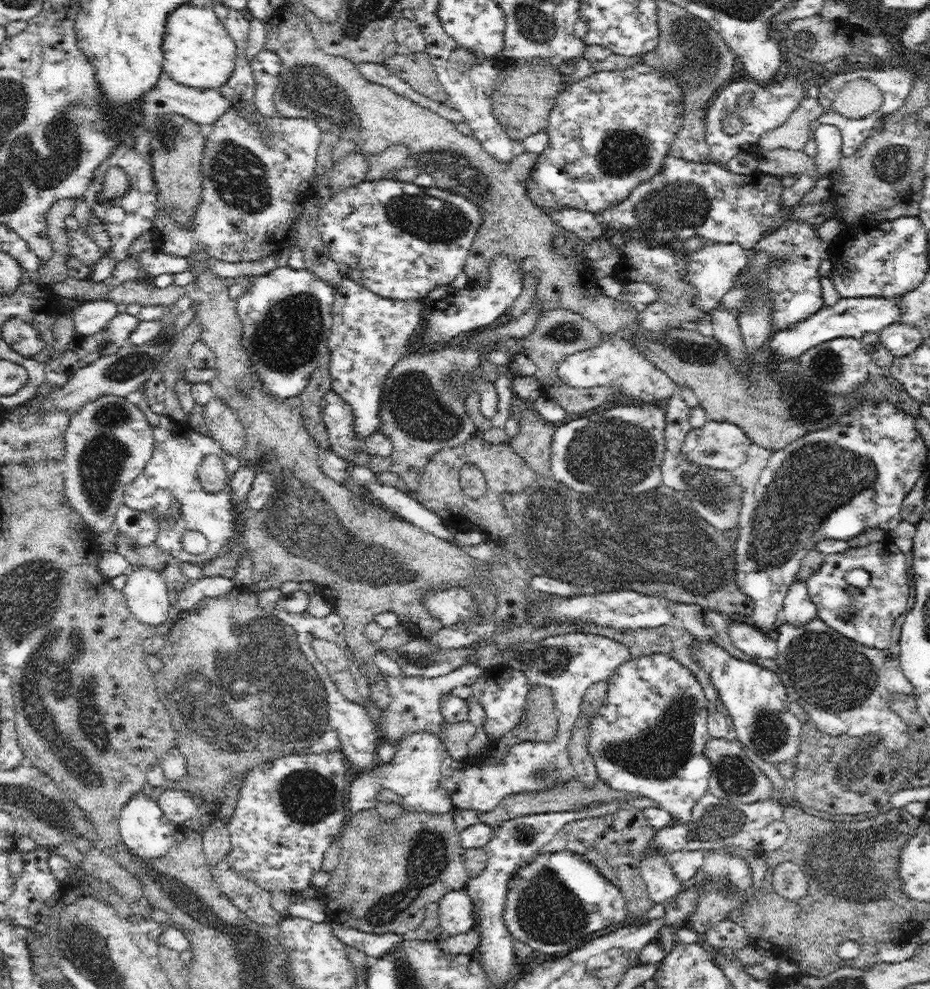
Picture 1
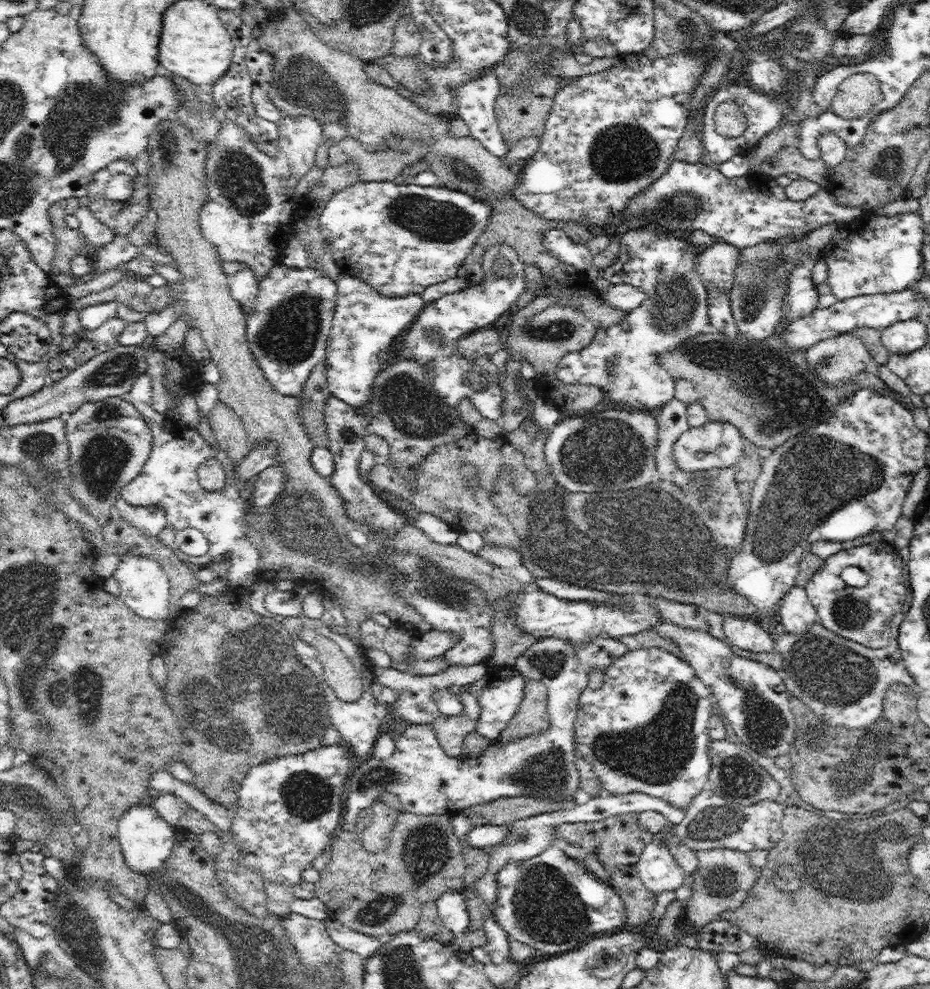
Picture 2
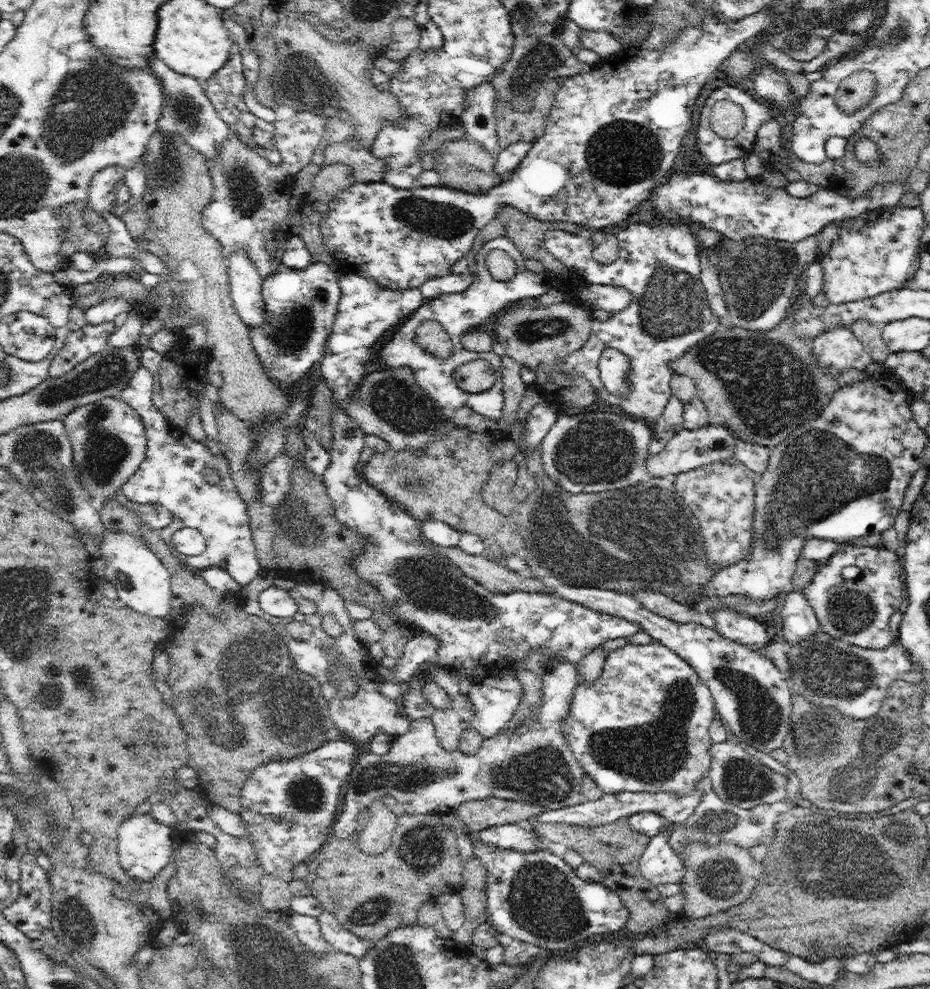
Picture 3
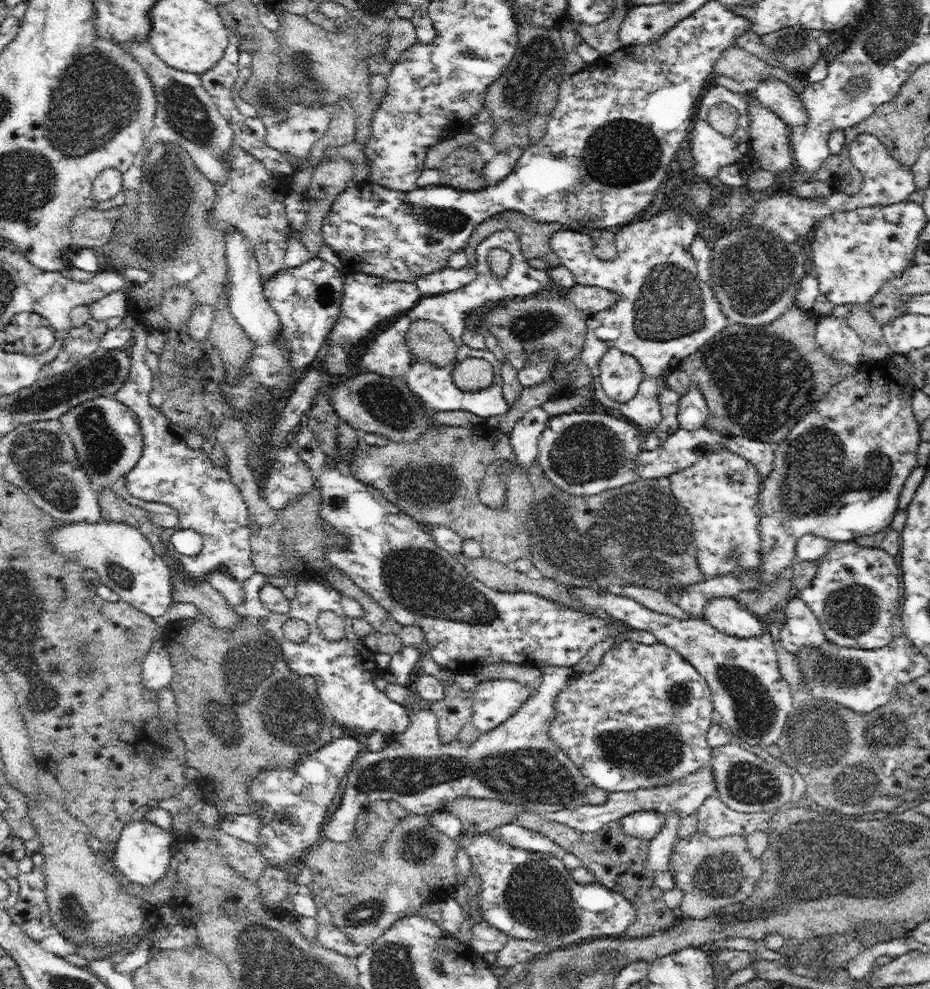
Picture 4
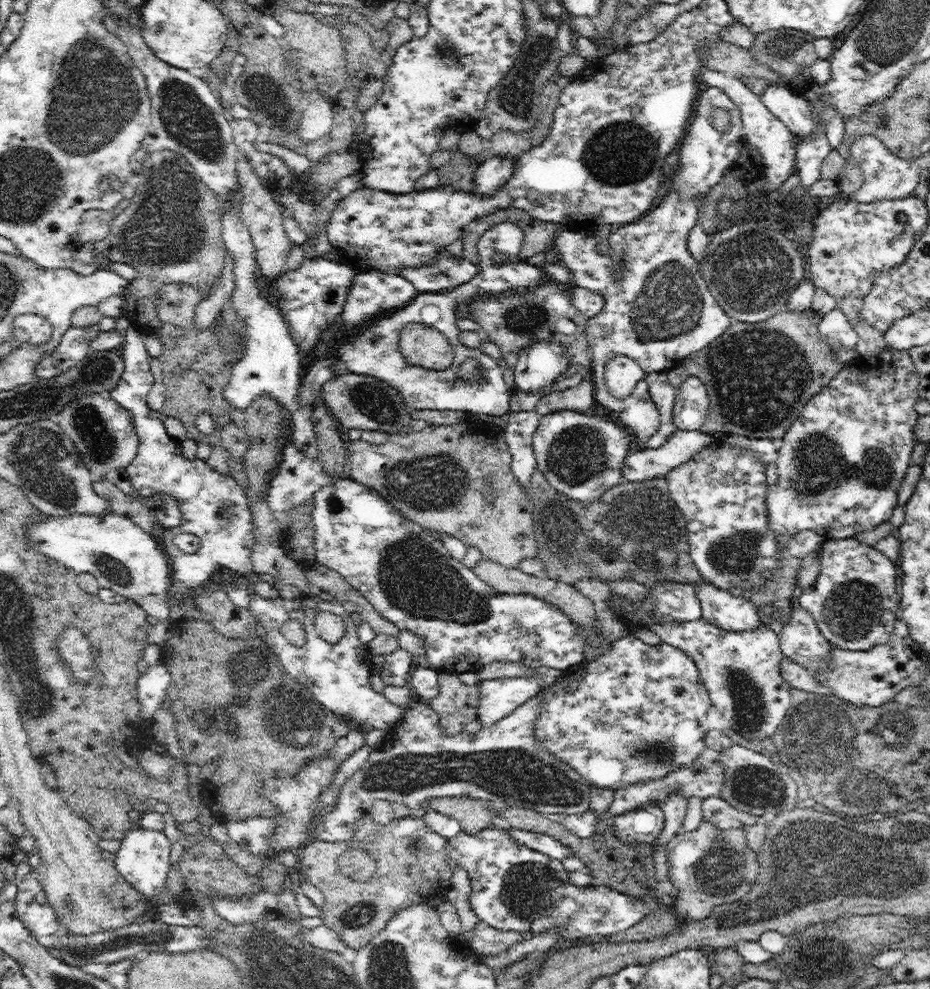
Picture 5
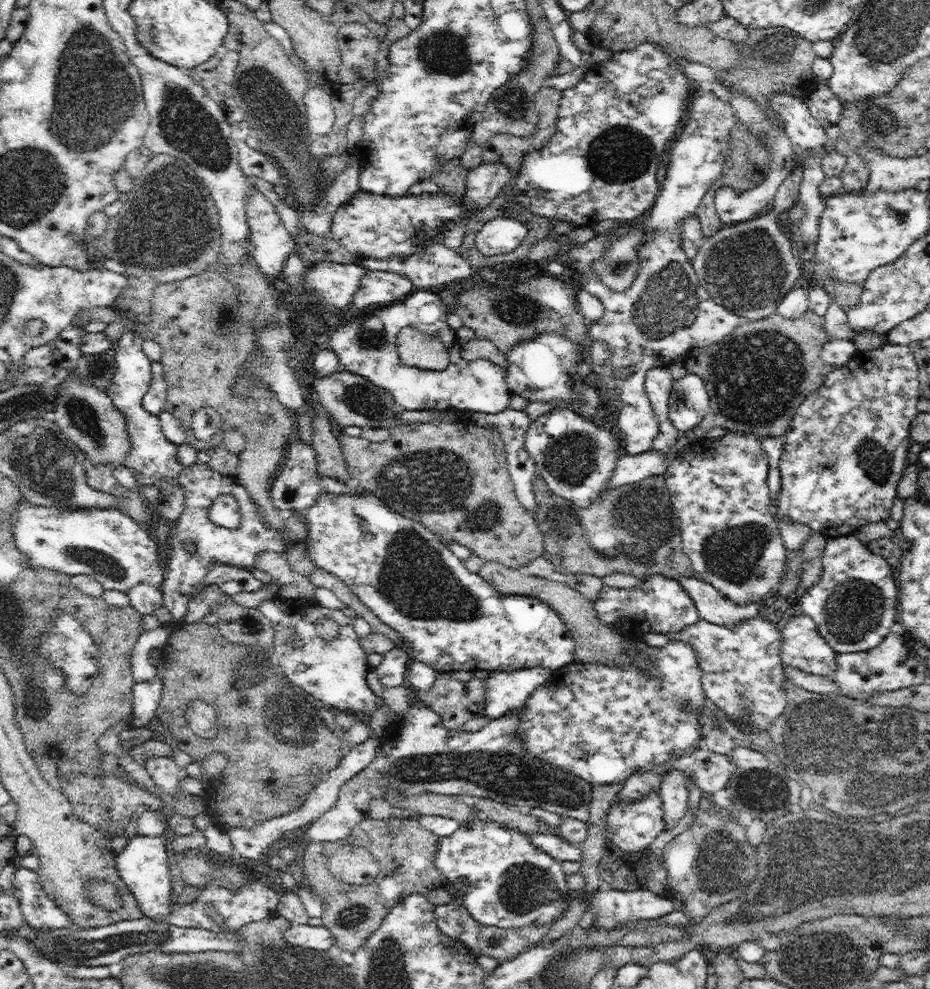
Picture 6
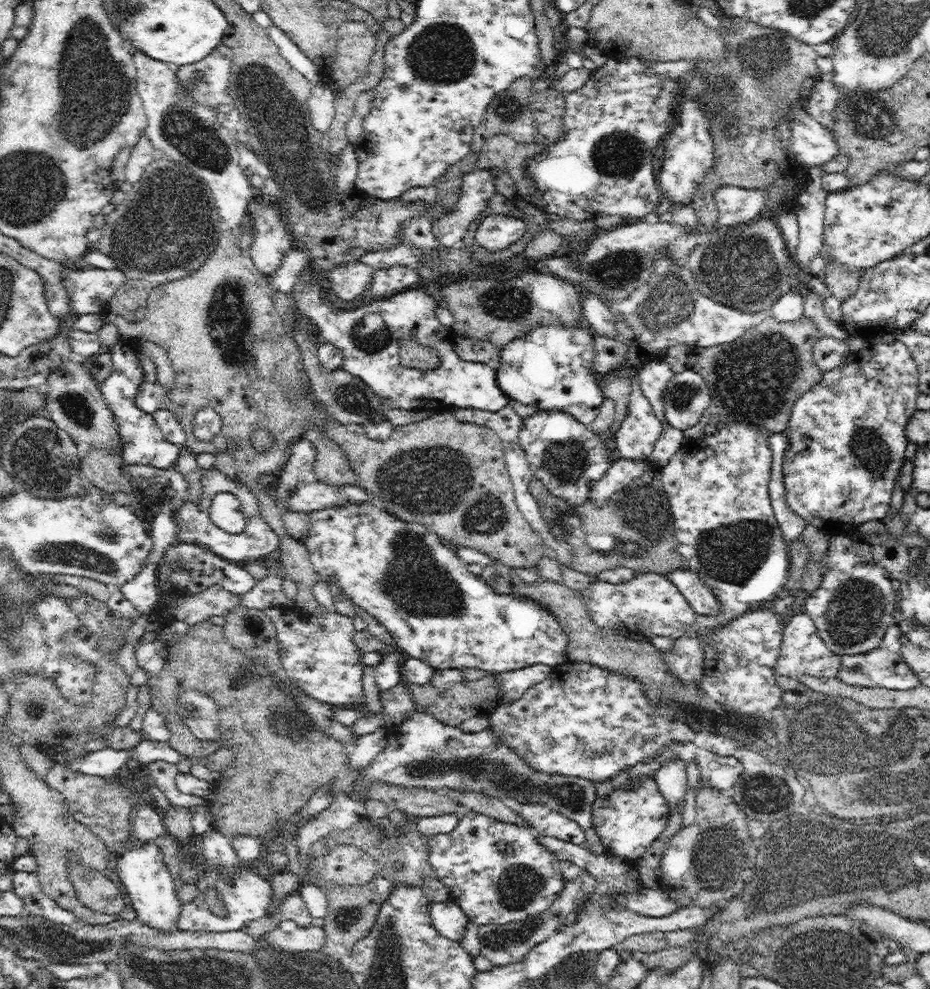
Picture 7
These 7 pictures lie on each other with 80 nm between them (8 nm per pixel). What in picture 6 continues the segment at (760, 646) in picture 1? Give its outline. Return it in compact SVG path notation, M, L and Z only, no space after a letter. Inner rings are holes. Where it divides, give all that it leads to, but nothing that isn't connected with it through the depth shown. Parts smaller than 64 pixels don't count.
M694 576L678 581L694 602L699 619L716 625L732 626L740 625L742 622L757 618L760 615L756 602L737 606L724 597L724 594L720 593L717 588Z

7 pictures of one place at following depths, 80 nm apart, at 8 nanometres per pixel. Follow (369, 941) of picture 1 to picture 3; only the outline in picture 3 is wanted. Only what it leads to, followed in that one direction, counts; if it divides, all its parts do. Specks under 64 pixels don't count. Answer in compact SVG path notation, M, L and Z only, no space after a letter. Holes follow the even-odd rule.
M330 914L330 918L326 920L326 924L322 924L322 937L330 943L335 951L342 951L350 954L357 959L362 958L366 954L366 950L371 946L364 939L356 936L356 934L348 931L340 924L334 914Z

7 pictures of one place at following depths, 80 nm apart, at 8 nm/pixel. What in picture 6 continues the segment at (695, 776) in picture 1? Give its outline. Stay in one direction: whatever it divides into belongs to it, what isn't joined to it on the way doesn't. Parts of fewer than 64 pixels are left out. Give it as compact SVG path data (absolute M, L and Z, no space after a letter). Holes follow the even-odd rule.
M628 638L627 642L630 651L640 649L644 657L651 658L654 663L652 676L645 674L637 664L605 666L574 660L562 669L552 671L549 680L534 690L524 706L508 712L520 719L518 736L533 758L570 771L593 786L624 782L630 774L648 772L656 766L664 770L670 760L676 760L678 756L692 753L700 747L706 733L698 716L707 694L701 682L702 670L696 651L682 641L670 641L662 648L652 648L644 641Z

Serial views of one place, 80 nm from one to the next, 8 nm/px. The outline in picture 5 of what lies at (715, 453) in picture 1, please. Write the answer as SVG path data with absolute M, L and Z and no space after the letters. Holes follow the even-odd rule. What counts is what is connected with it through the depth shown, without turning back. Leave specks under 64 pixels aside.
M700 430L677 431L658 448L633 450L624 458L622 480L644 481L656 477L665 477L672 469L688 460L692 460L706 446L711 446L718 435Z

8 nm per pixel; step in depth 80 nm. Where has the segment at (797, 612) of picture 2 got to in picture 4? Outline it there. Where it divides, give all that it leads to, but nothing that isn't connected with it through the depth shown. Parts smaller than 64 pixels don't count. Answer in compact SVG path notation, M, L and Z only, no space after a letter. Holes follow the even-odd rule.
M793 593L788 598L786 607L786 623L780 634L780 645L796 656L804 648L816 648L826 642L826 636L820 622L806 606L802 597Z

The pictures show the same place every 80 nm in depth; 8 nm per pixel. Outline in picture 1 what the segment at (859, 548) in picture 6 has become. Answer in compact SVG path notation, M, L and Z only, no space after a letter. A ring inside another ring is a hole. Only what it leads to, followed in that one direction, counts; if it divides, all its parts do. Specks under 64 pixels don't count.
M890 537L825 555L824 564L806 582L808 594L817 608L817 618L863 646L880 650L889 648L894 622L903 615L910 594L906 576L909 565L906 555ZM854 568L862 568L870 574L870 583L864 589L852 586L844 579L846 572Z

